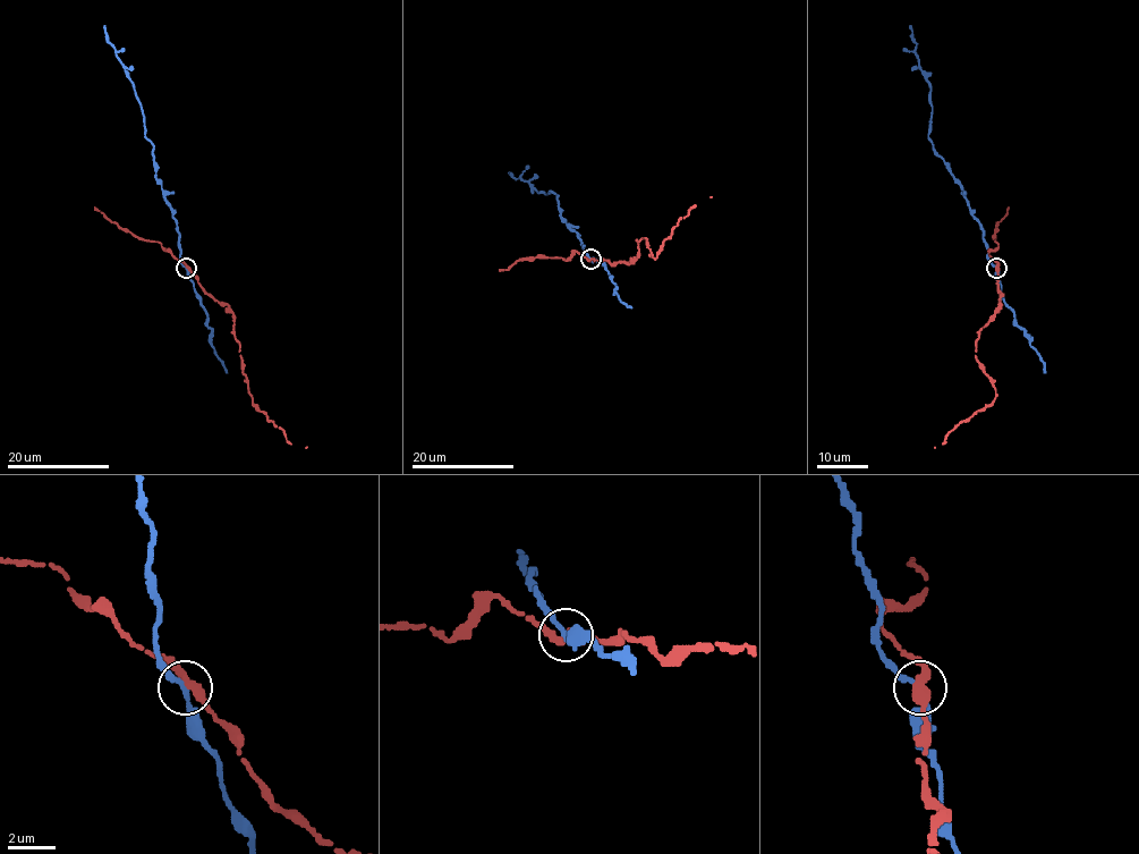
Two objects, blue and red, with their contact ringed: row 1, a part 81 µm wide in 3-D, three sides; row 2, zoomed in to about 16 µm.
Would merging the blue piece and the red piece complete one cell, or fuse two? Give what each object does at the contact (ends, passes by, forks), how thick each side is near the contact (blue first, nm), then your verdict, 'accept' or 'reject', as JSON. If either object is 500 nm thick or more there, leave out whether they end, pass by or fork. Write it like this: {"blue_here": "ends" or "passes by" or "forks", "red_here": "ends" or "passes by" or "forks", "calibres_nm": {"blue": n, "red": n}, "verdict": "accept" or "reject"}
{"blue_here": "passes by", "red_here": "passes by", "calibres_nm": {"blue": 220, "red": 380}, "verdict": "reject"}

